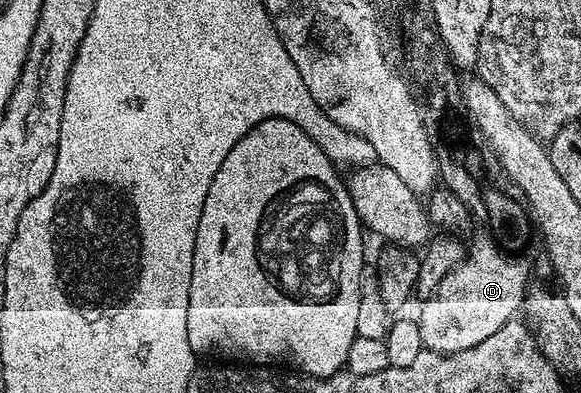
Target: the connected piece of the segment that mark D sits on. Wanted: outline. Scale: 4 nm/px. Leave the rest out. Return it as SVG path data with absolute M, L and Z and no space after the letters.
M490 236L482 237L470 243L472 246L464 253L463 261L448 272L431 295L422 299L417 321L424 350L438 354L465 352L465 348L489 340L501 324L512 321L520 313L532 267L526 257L509 254L499 249Z

